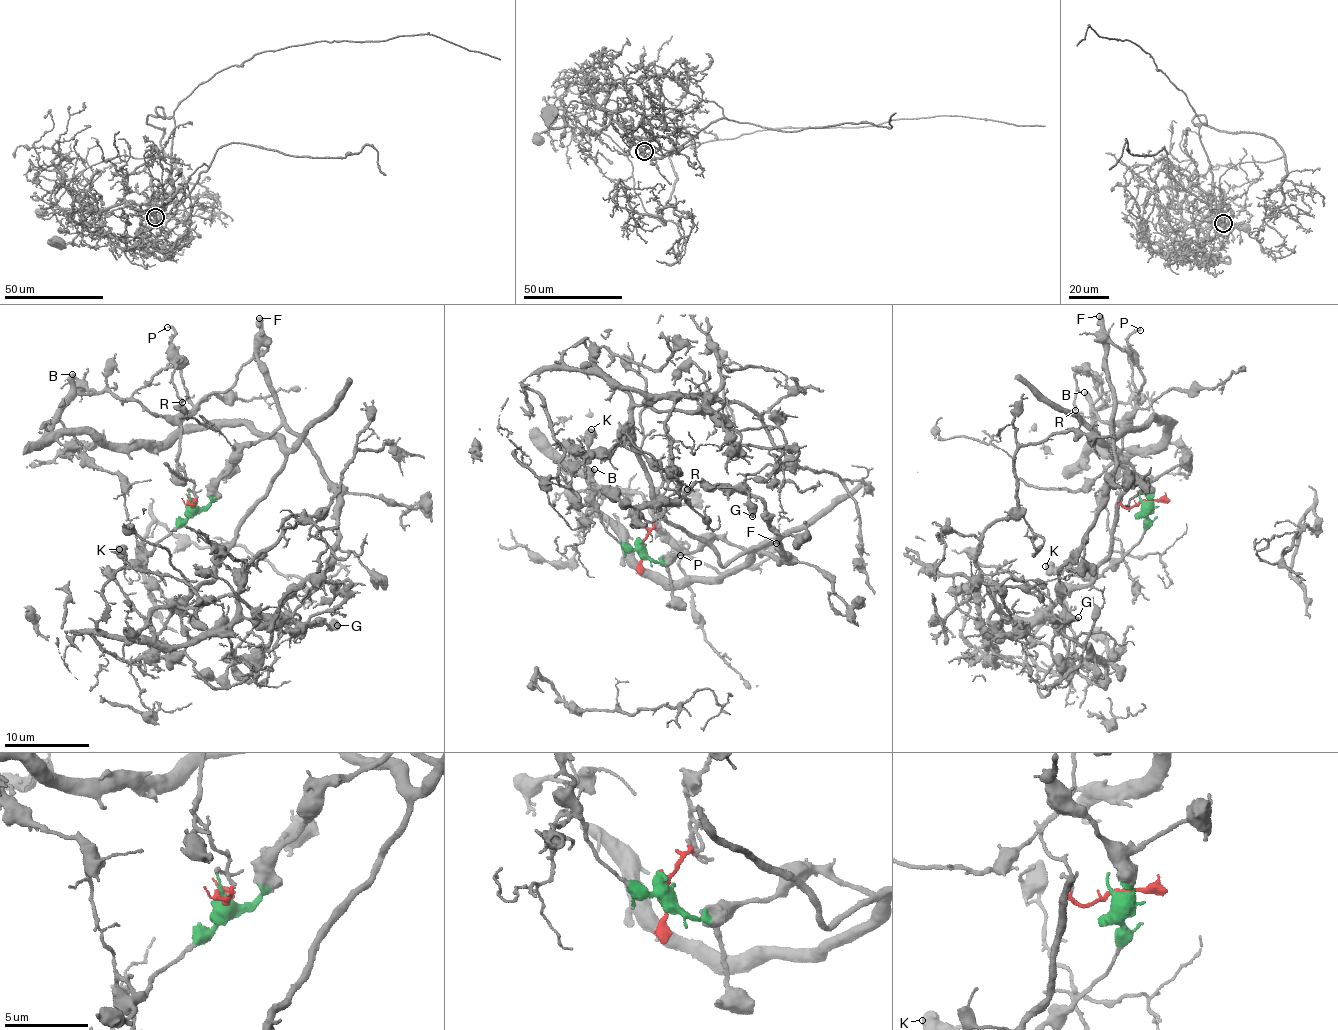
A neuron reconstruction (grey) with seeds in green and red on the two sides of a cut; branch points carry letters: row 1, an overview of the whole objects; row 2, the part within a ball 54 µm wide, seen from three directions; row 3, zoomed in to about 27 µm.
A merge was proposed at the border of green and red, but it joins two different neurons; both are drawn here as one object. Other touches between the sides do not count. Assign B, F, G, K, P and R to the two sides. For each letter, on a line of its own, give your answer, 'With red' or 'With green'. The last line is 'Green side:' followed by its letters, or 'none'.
B: With red
F: With green
G: With green
K: With green
P: With red
R: With red
Green side: F, G, K

